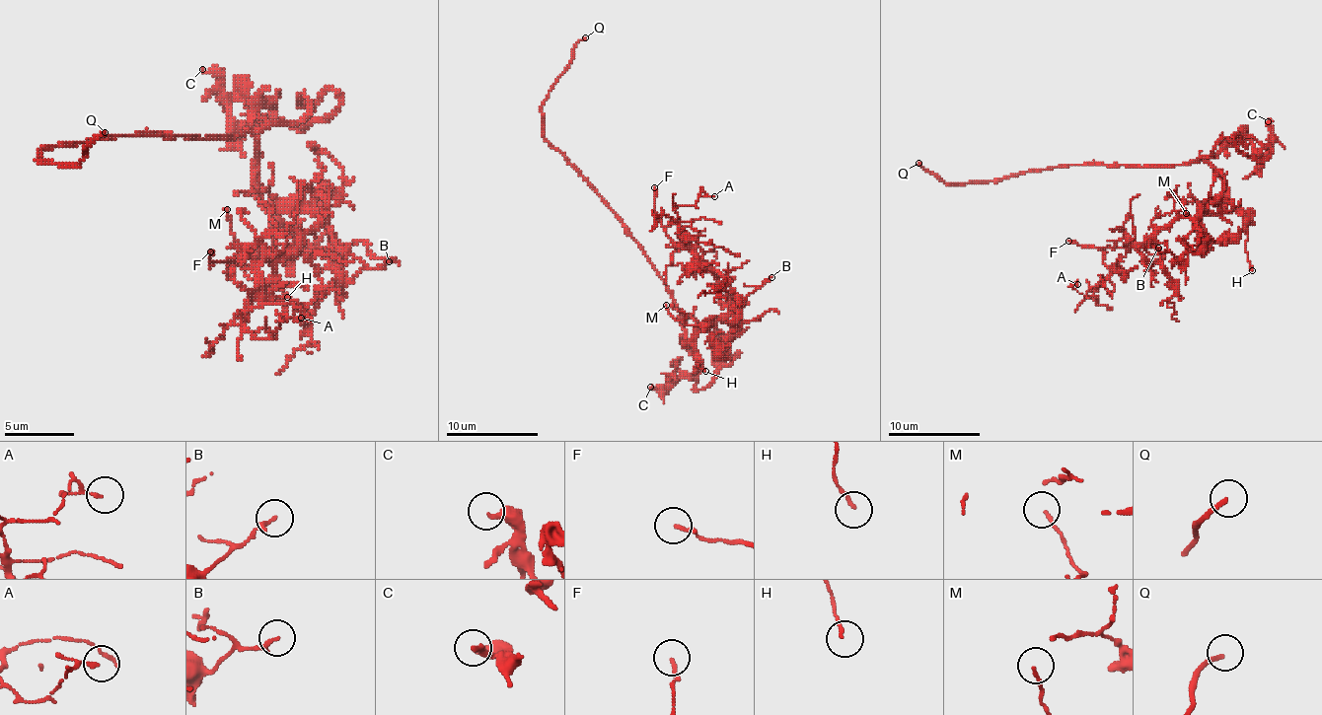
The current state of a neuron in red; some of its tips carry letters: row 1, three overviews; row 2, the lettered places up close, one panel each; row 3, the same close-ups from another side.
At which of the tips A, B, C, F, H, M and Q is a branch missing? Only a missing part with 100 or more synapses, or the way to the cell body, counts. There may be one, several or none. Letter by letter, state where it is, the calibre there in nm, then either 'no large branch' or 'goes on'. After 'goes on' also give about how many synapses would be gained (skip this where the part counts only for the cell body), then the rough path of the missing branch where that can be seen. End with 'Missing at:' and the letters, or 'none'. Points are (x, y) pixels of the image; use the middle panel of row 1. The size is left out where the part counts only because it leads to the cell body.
A: place (714, 196); calibre 90 nm; no large branch
B: place (771, 277); calibre 180 nm; no large branch
C: place (650, 387); calibre 280 nm; no large branch
F: place (654, 187); calibre 140 nm; no large branch
H: place (705, 371); calibre 120 nm; no large branch
M: place (666, 305); calibre 80 nm; no large branch
Q: place (585, 37); calibre 170 nm; goes on
Missing at: Q

